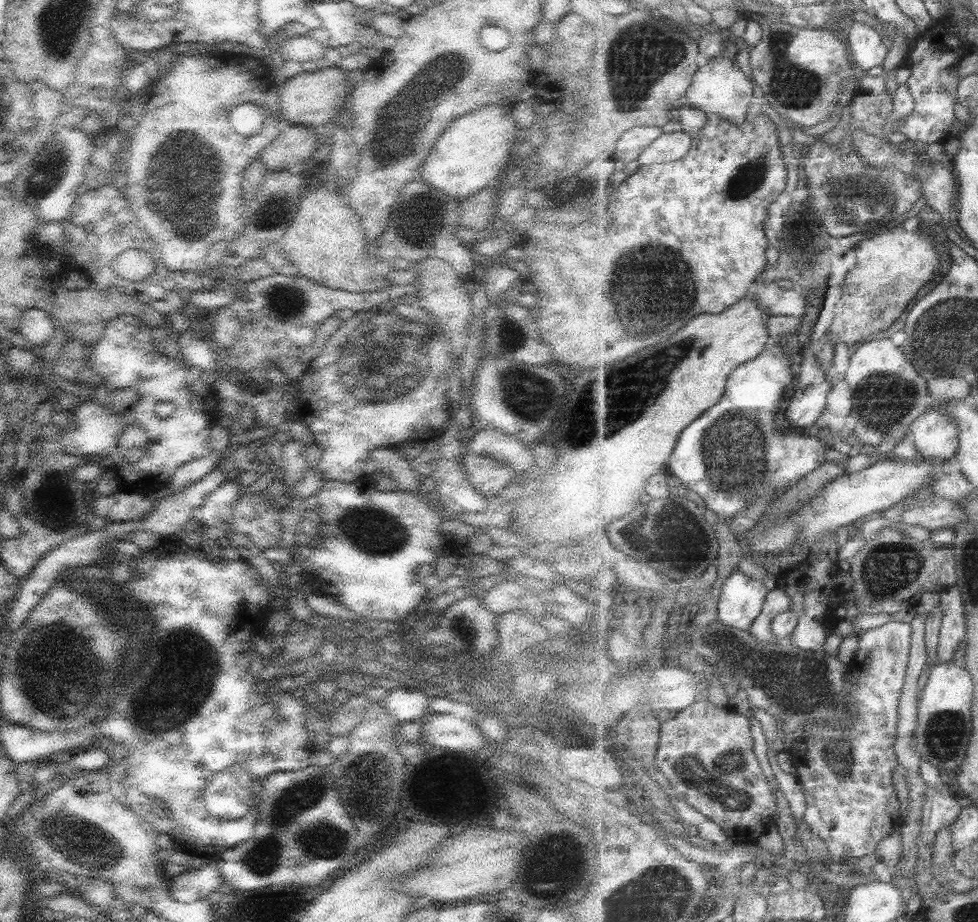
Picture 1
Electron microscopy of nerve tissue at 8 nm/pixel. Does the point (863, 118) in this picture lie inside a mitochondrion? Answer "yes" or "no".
no

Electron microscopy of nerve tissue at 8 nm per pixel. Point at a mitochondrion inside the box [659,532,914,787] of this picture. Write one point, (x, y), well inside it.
(802, 692)

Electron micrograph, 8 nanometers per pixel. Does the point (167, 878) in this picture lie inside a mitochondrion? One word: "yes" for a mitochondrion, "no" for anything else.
no

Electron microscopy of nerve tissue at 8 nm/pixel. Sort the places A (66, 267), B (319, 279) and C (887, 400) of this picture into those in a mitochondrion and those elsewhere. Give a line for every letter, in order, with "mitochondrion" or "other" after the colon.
A: other
B: other
C: mitochondrion

